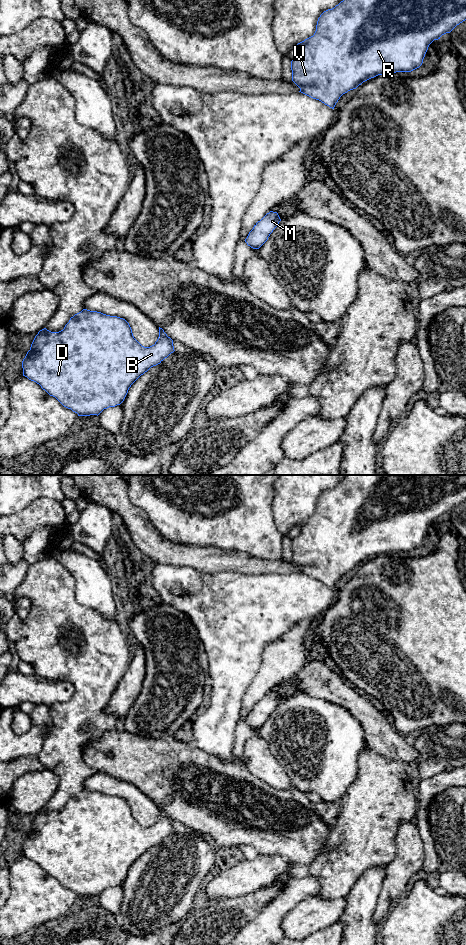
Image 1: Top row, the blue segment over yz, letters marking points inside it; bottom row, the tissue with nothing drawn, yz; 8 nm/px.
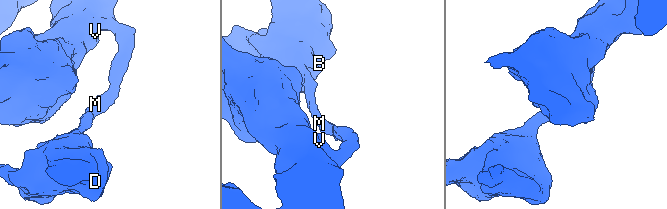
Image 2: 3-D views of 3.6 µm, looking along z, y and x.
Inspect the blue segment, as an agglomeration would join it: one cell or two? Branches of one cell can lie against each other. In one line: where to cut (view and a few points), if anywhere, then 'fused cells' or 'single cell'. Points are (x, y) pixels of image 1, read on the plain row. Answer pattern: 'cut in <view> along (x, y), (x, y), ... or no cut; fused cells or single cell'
no cut; single cell

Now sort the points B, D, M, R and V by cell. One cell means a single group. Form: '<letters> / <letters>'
B D M R V

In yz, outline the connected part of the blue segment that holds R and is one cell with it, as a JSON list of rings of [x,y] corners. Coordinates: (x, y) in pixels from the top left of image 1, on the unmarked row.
[[[345,475],[332,489],[324,491],[318,498],[316,511],[313,516],[297,525],[301,527],[300,534],[291,541],[292,561],[300,568],[301,573],[321,581],[334,589],[340,577],[350,570],[356,569],[363,562],[383,554],[396,552],[411,552],[419,548],[429,525],[446,513],[450,513],[457,505],[466,500],[466,475]]]

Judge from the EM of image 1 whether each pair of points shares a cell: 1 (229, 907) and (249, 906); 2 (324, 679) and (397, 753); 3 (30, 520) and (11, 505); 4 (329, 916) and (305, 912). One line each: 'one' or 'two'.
1: one
2: one
3: two
4: one

